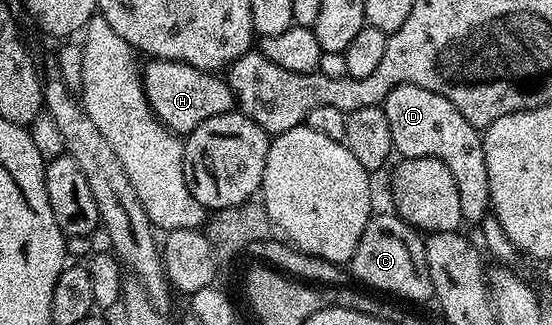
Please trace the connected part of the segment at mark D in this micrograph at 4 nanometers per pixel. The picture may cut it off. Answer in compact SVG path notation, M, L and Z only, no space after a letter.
M402 84L384 98L382 108L389 118L389 131L393 134L395 152L403 158L437 158L449 166L453 182L457 182L457 195L461 197L461 214L469 225L482 225L491 212L489 170L485 170L485 150L480 129L465 122L461 110L421 86Z

